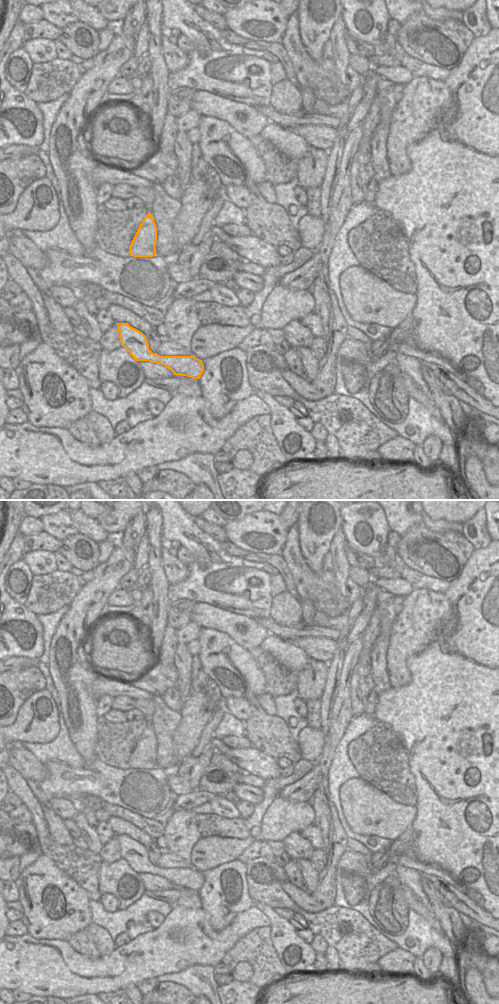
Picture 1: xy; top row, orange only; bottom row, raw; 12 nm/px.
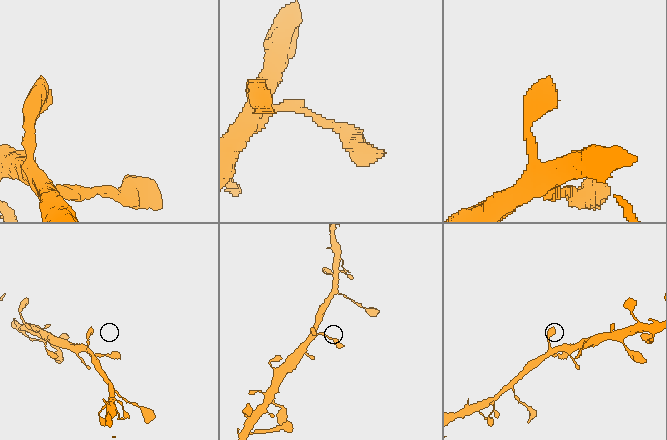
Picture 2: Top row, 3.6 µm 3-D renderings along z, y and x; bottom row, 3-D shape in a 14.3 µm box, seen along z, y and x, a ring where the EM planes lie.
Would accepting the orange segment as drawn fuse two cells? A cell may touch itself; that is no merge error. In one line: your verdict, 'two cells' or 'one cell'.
one cell

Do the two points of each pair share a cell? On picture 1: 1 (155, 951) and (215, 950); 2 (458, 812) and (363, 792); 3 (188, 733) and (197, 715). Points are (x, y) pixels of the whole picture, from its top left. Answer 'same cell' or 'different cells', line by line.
1: same cell
2: different cells
3: same cell

